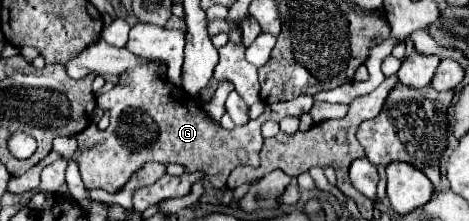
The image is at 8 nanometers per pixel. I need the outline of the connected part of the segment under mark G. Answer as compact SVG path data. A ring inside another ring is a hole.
M143 63L119 75L119 83L99 97L99 103L109 109L109 127L105 131L83 129L83 133L77 133L75 153L67 159L59 159L47 165L41 171L41 193L57 193L57 189L65 183L65 169L71 161L79 163L79 173L87 189L105 189L109 193L117 193L129 181L129 177L149 161L163 165L179 163L185 167L185 173L201 171L205 179L221 189L225 187L227 177L235 167L259 167L261 123L265 119L285 115L297 117L307 113L313 105L311 95L273 103L265 107L265 113L259 119L251 119L247 125L227 131L219 123L211 121L211 117L207 117L205 109L201 109L195 97L183 93L183 89L173 85L167 75L159 75L157 69L157 63Z

